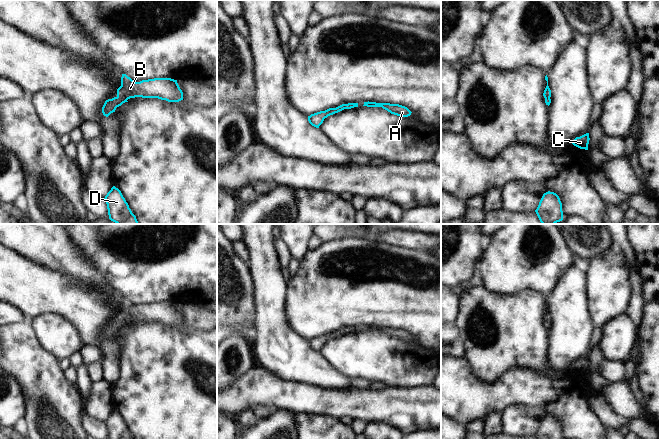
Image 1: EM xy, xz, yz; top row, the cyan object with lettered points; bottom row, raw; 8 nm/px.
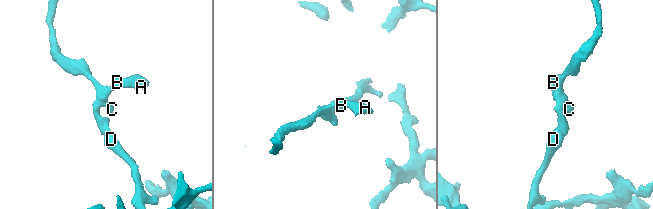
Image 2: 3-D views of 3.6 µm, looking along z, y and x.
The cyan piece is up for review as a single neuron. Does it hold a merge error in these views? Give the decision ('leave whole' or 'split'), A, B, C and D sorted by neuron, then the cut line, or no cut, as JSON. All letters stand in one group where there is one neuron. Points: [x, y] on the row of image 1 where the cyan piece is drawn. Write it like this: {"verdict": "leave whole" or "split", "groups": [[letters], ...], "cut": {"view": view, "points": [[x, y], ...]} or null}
{"verdict": "leave whole", "groups": [["A", "B", "C", "D"]], "cut": null}

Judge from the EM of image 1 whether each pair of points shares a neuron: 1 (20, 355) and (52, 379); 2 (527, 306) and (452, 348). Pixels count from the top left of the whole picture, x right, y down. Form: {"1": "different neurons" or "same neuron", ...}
{"1": "same neuron", "2": "different neurons"}

